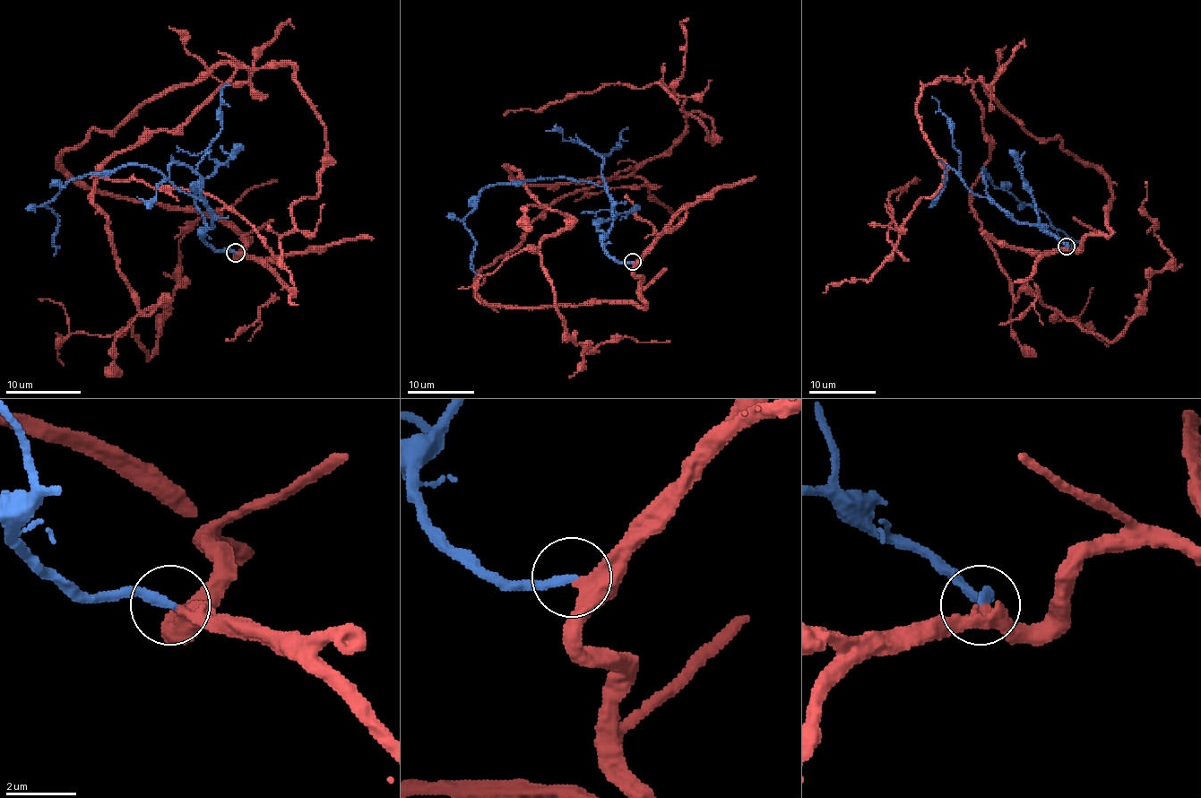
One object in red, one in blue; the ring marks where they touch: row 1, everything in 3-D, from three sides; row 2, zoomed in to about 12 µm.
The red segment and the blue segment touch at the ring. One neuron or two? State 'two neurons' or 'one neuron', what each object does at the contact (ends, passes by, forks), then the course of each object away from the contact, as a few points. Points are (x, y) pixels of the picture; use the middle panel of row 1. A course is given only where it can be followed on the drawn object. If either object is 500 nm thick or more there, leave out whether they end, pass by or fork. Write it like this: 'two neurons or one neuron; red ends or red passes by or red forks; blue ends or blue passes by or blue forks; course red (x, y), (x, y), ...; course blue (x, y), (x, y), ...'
one neuron; red passes by; blue ends; course red (633, 262), (643, 307), (475, 291), (629, 168), (507, 168), (567, 218), (539, 253), (583, 368), (669, 341); course blue (633, 262), (604, 248), (613, 199), (602, 186), (537, 177), (480, 193), (463, 224), (471, 264)

